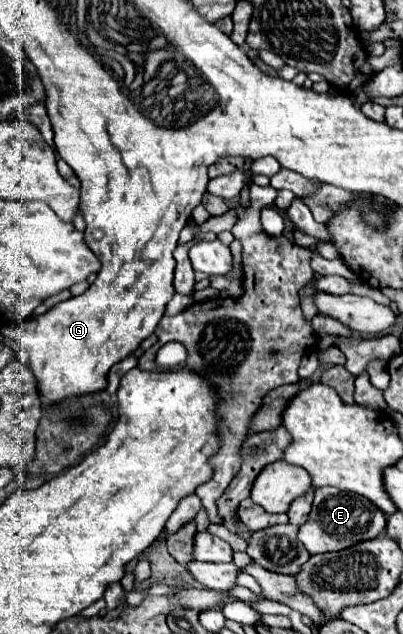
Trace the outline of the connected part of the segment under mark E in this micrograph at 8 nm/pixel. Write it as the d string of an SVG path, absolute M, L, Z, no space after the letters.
M321 487L315 489L313 497L313 509L309 513L309 519L299 529L299 541L305 545L305 549L311 555L317 553L335 553L341 549L347 549L355 543L375 539L385 529L385 513L373 505L369 499L353 493L345 493L337 487Z

